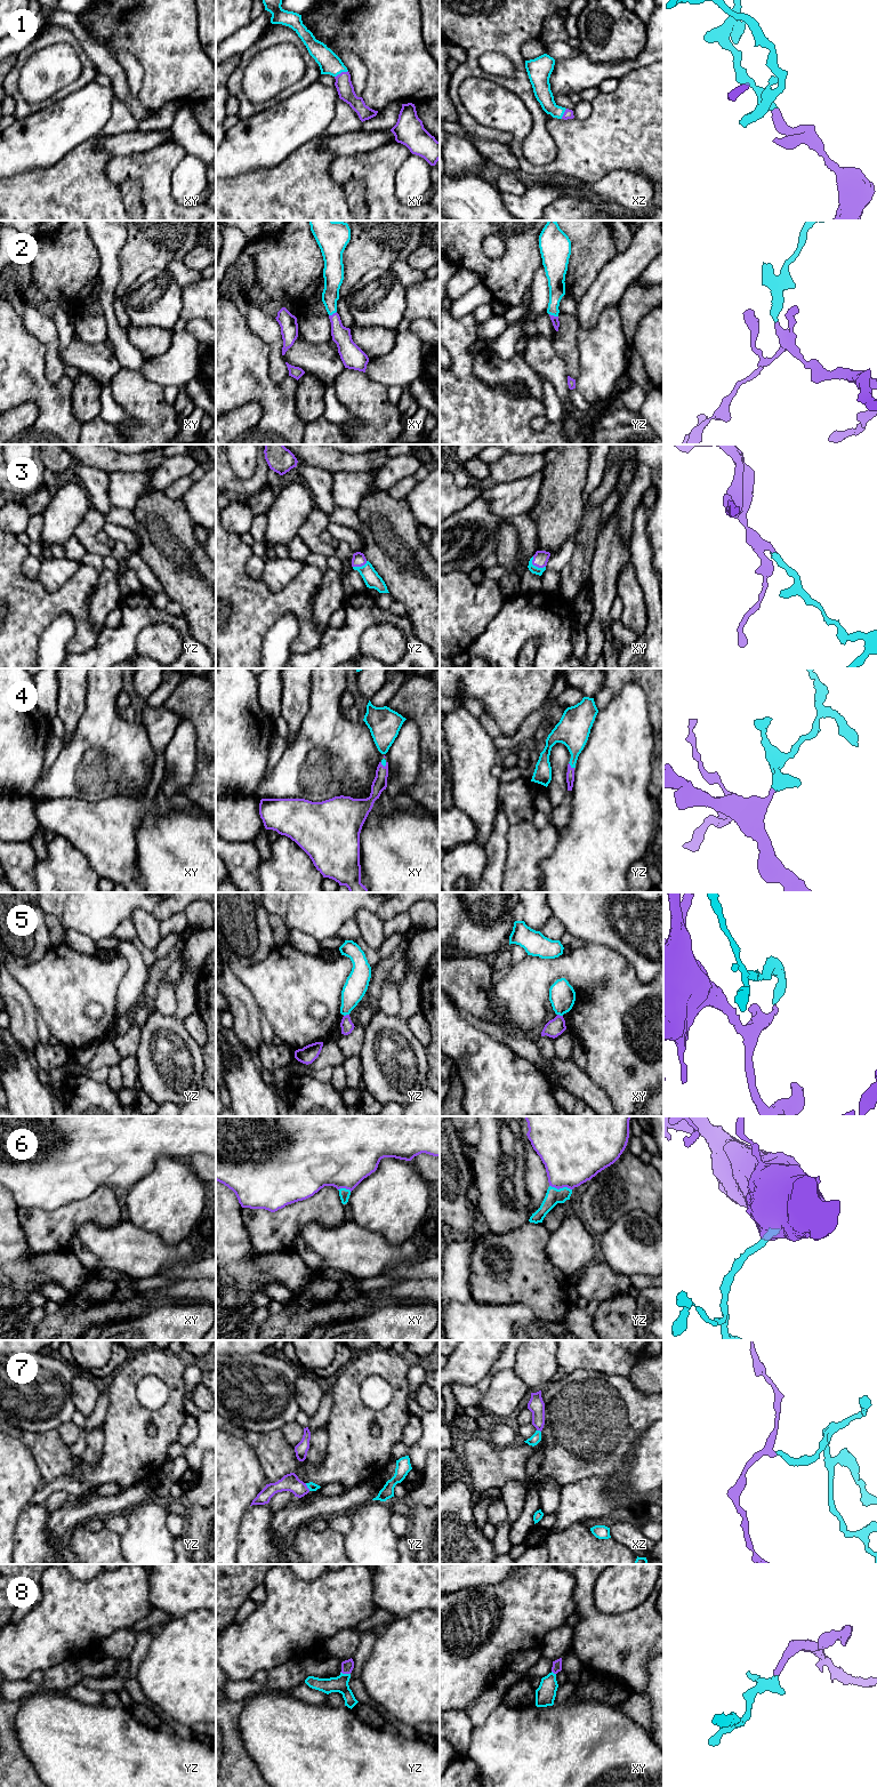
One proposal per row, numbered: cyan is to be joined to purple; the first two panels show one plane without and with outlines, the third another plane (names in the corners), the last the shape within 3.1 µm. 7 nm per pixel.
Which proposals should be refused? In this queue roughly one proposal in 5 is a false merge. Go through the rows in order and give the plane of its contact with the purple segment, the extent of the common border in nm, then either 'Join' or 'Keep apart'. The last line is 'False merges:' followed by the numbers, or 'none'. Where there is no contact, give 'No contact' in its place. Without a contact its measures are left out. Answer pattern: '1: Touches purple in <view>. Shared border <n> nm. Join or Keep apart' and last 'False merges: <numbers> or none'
1: Touches purple in xy. Shared border 110 nm. Join
2: Touches purple in yz. Shared border 70 nm. Join
3: Touches purple in xy. Shared border 120 nm. Join
4: Touches purple in yz. Shared border 60 nm. Join
5: Touches purple in yz. Shared border 40 nm. Join
6: Touches purple in yz. Shared border 160 nm. Join
7: Touches purple in yz. Shared border 70 nm. Join
8: Touches purple in yz. Shared border 70 nm. Join
False merges: none

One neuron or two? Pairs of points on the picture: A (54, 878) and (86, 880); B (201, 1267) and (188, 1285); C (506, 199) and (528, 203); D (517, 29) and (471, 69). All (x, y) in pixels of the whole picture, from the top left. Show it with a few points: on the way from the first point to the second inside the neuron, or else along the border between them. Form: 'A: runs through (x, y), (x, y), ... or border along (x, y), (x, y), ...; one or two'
A: runs through (62, 878), (65, 880), (78, 880); one
B: border along (203, 1277), (182, 1279), (179, 1281); two
C: runs through (512, 202), (522, 203); one
D: runs through (503, 29), (499, 29), (474, 54); one

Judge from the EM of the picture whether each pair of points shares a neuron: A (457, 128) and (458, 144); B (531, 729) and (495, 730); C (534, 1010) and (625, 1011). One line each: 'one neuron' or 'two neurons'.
A: two neurons
B: two neurons
C: one neuron

